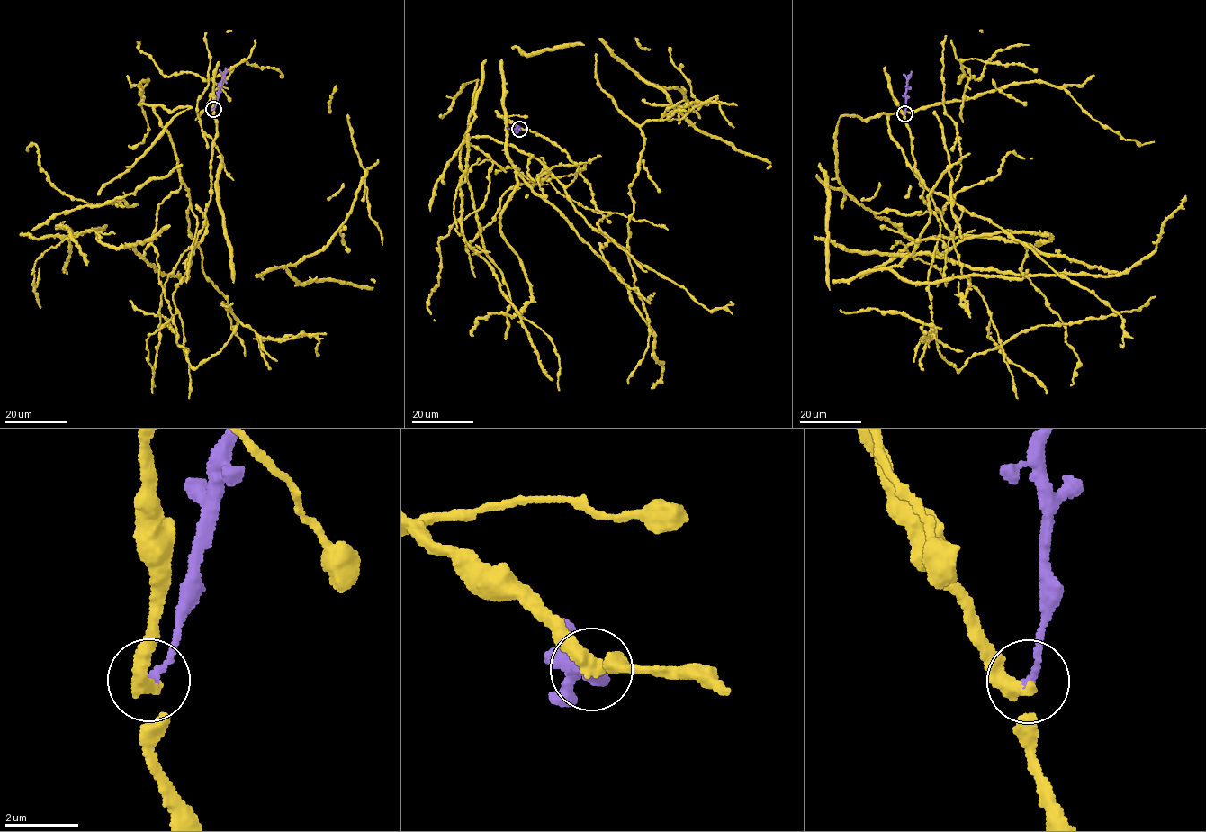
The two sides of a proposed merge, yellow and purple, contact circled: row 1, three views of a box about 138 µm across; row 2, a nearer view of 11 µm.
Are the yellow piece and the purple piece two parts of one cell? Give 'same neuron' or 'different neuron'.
different neuron

